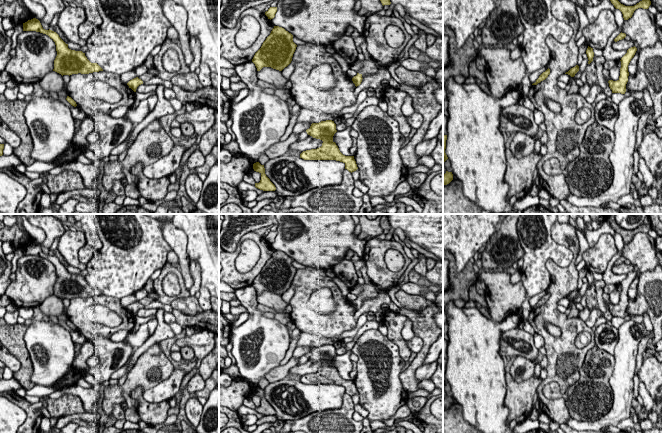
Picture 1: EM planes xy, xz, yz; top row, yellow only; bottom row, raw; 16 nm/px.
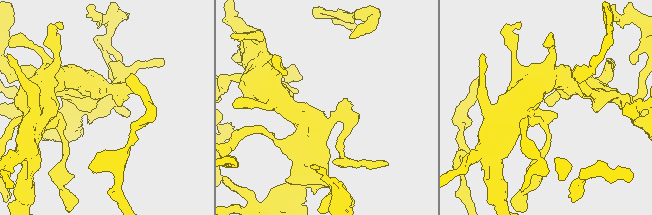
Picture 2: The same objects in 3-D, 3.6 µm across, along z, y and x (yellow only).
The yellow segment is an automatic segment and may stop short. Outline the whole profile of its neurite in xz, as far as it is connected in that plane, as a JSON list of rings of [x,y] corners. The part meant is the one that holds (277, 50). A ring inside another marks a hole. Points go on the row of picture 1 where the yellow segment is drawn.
[[[274,26],[261,48],[255,53],[252,62],[257,71],[263,67],[282,71],[291,63],[296,47],[291,33],[282,27]]]

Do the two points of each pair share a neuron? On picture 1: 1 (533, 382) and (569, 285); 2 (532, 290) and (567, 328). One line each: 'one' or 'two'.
1: two
2: two

